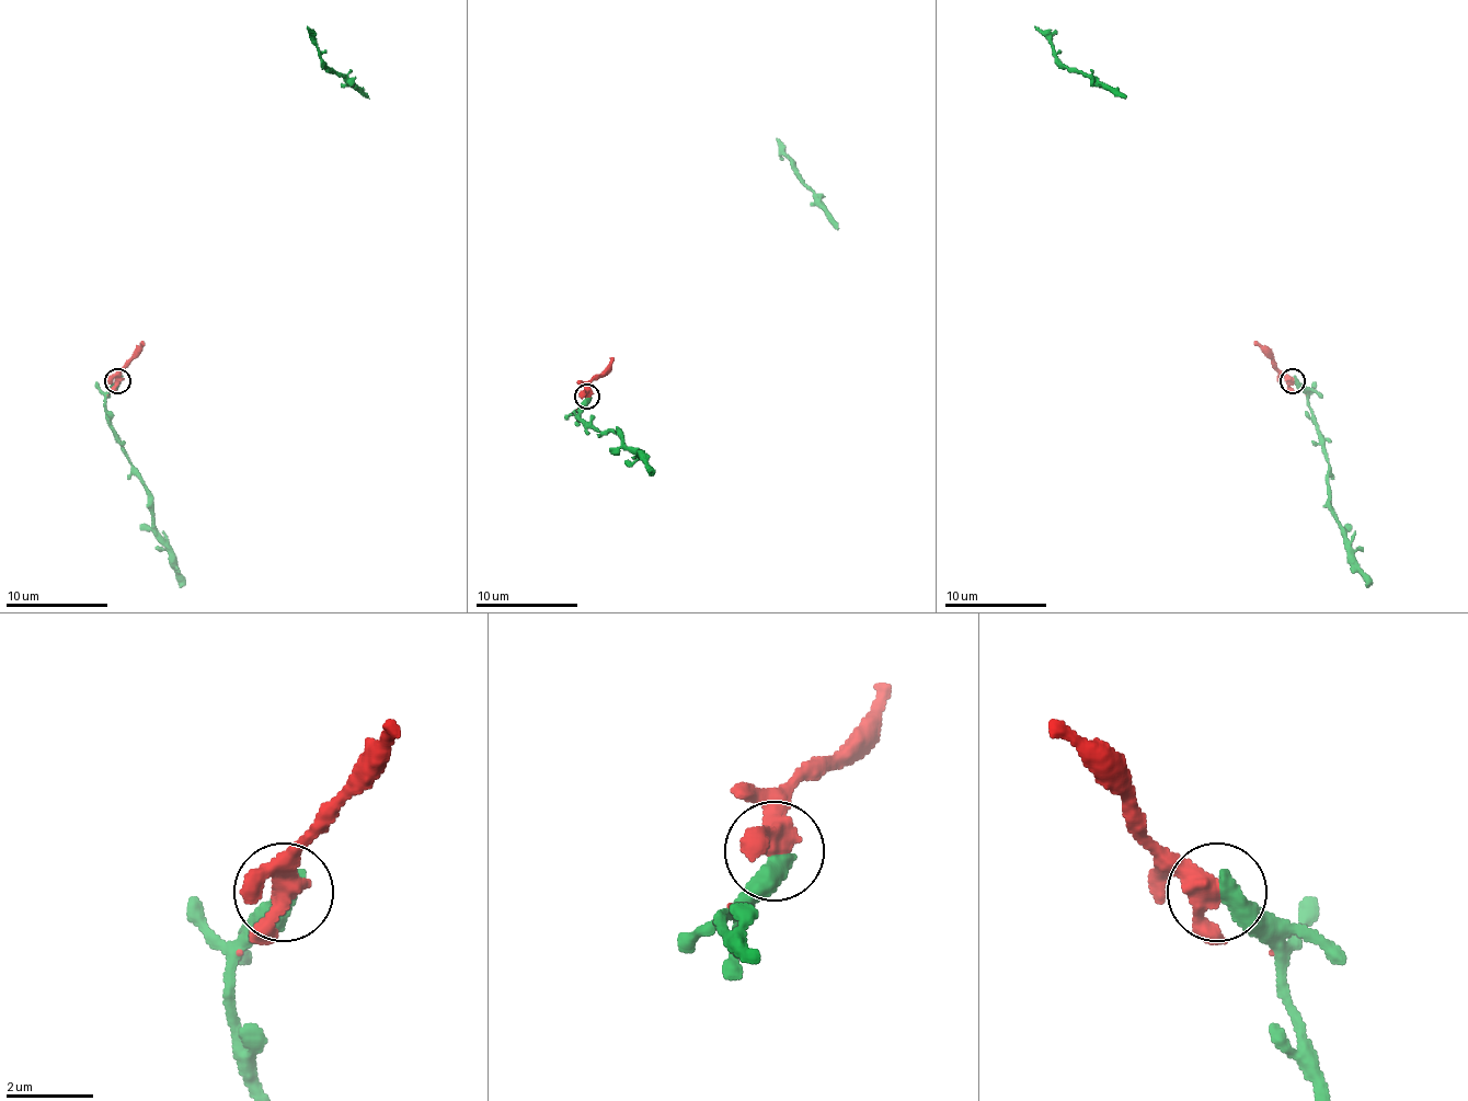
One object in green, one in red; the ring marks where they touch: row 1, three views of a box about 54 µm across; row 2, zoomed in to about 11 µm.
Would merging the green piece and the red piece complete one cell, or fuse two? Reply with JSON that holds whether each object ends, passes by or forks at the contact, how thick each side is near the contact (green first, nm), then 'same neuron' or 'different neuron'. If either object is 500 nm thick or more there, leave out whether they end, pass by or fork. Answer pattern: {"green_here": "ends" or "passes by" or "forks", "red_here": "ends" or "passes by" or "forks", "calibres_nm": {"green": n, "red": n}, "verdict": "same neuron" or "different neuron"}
{"calibres_nm": {"green": 500, "red": 420}, "verdict": "same neuron"}

